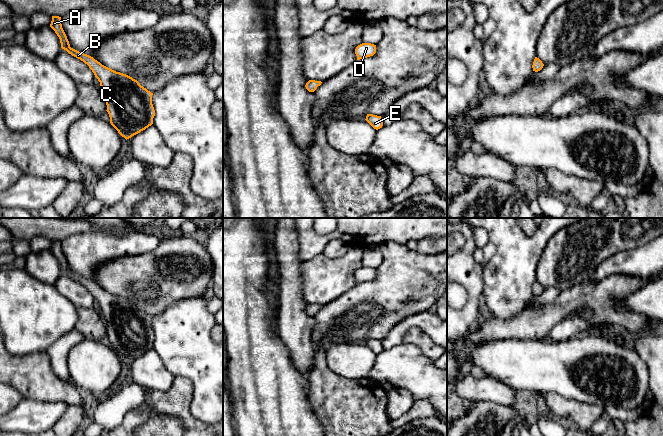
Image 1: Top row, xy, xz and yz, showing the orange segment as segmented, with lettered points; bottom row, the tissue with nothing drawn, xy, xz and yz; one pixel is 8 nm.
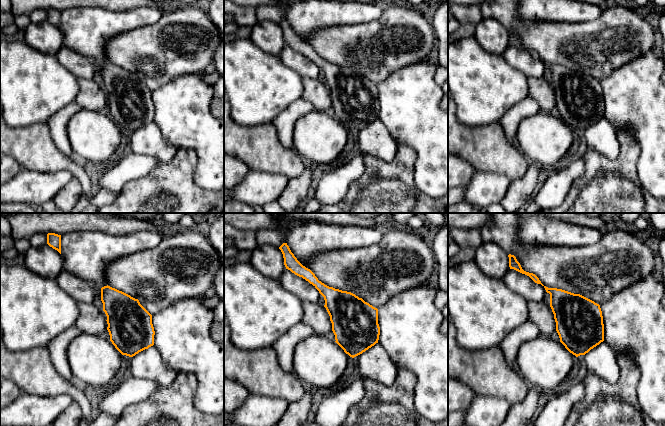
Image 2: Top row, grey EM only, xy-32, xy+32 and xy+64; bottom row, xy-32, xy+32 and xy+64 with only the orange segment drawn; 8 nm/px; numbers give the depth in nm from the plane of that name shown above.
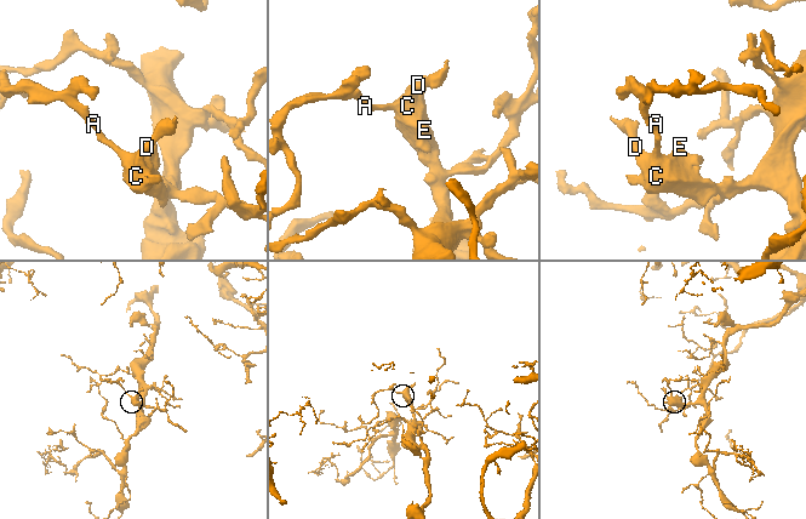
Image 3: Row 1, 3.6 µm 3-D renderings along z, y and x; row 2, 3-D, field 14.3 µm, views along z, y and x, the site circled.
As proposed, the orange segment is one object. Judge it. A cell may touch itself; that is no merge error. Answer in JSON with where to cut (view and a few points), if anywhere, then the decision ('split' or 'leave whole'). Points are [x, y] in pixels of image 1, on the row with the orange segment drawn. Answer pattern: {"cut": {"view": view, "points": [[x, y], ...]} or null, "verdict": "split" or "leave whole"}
{"cut": null, "verdict": "leave whole"}

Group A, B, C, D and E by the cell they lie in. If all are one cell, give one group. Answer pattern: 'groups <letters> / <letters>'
groups A B C D E

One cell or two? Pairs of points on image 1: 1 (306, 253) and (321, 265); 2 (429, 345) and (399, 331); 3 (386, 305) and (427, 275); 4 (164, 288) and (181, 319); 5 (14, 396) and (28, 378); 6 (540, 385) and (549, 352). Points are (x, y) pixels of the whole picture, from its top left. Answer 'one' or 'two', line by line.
1: two
2: two
3: one
4: two
5: two
6: one

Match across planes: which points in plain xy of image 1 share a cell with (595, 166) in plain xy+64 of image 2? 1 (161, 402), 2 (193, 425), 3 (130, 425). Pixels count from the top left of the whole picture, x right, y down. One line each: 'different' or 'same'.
1: same
2: same
3: same

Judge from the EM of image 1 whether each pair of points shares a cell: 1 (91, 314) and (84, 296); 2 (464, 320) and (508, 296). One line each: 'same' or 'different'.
1: different
2: different

